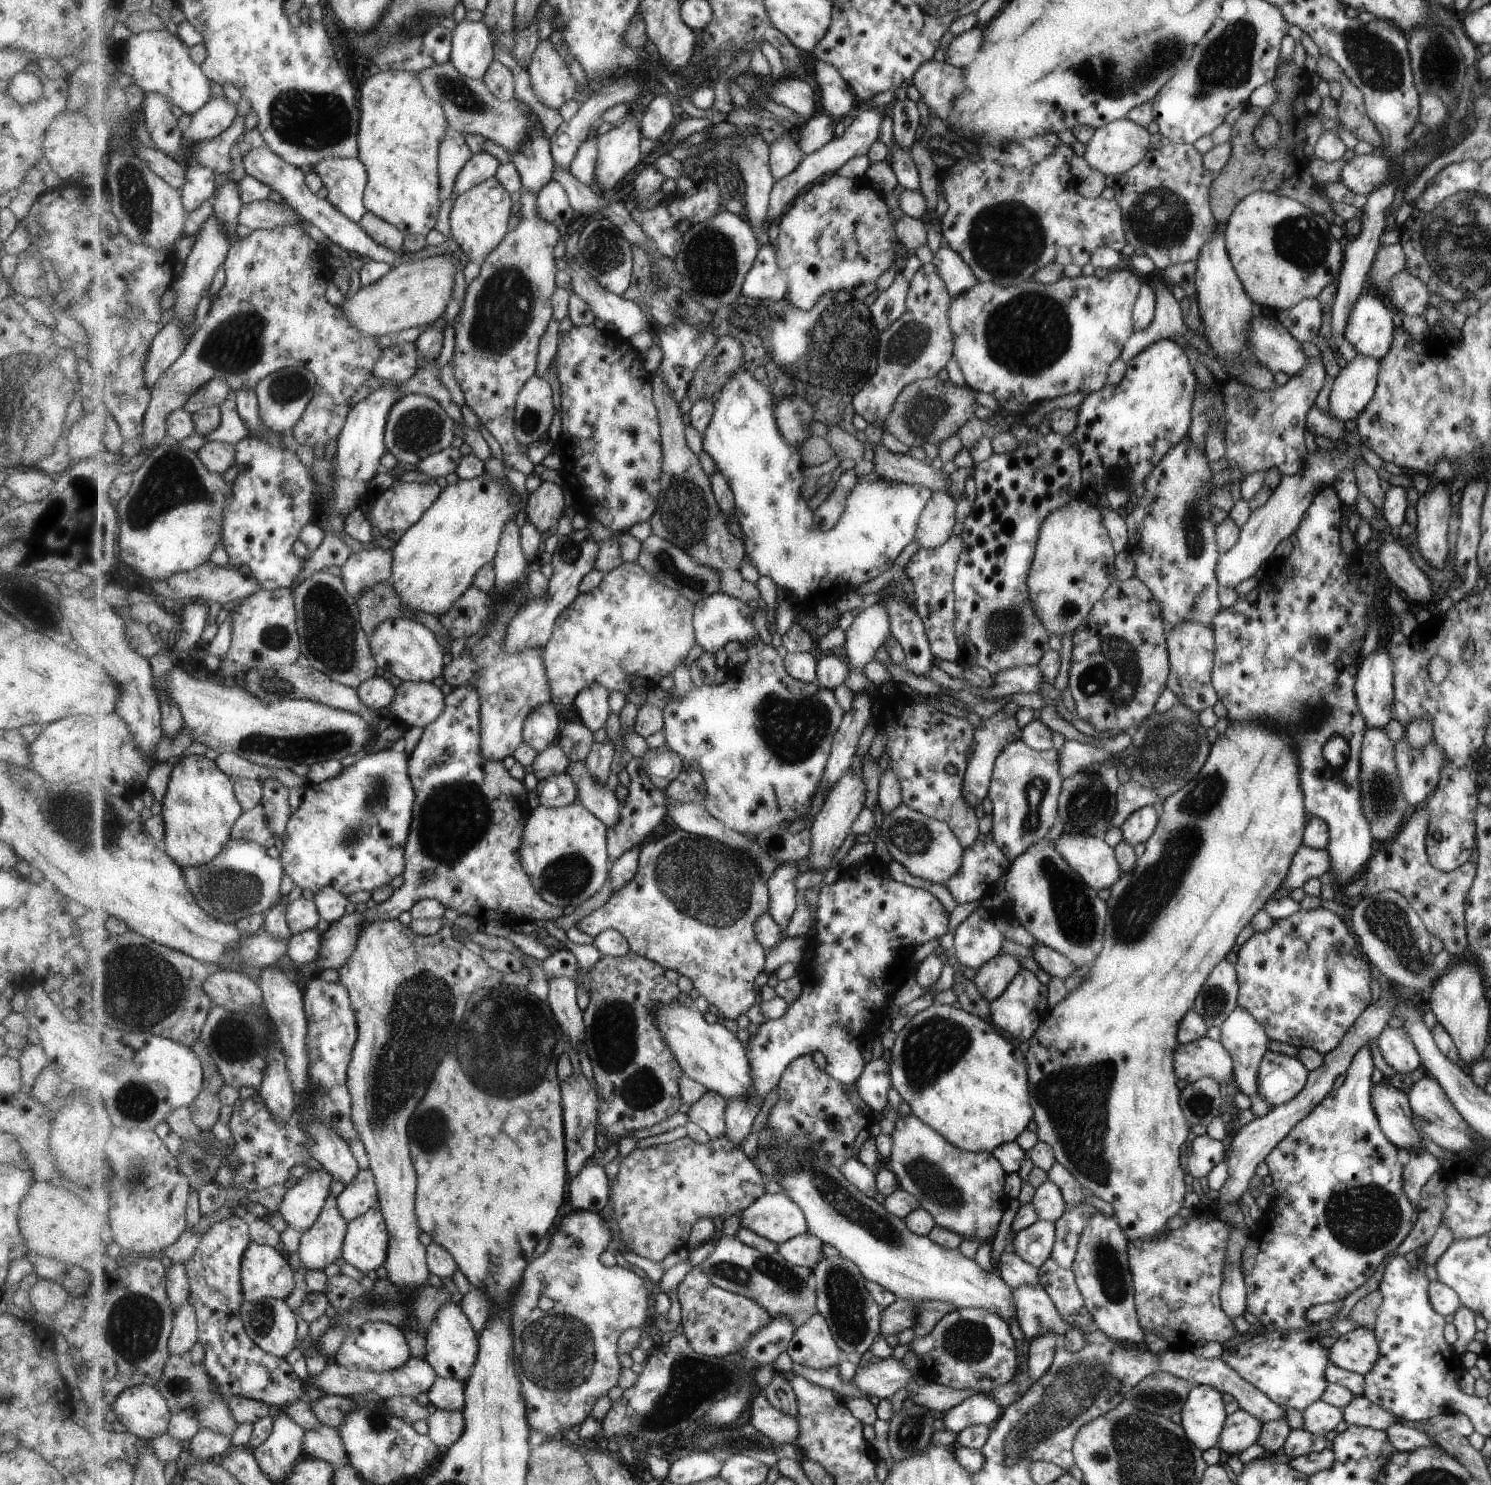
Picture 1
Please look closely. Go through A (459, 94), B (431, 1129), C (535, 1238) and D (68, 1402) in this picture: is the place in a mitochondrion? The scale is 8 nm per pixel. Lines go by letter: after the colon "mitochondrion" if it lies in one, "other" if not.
A: mitochondrion
B: mitochondrion
C: other
D: other

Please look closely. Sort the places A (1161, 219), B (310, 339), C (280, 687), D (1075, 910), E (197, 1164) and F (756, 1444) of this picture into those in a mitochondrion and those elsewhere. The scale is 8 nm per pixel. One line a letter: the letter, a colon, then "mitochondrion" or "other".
A: mitochondrion
B: other
C: mitochondrion
D: mitochondrion
E: mitochondrion
F: mitochondrion

